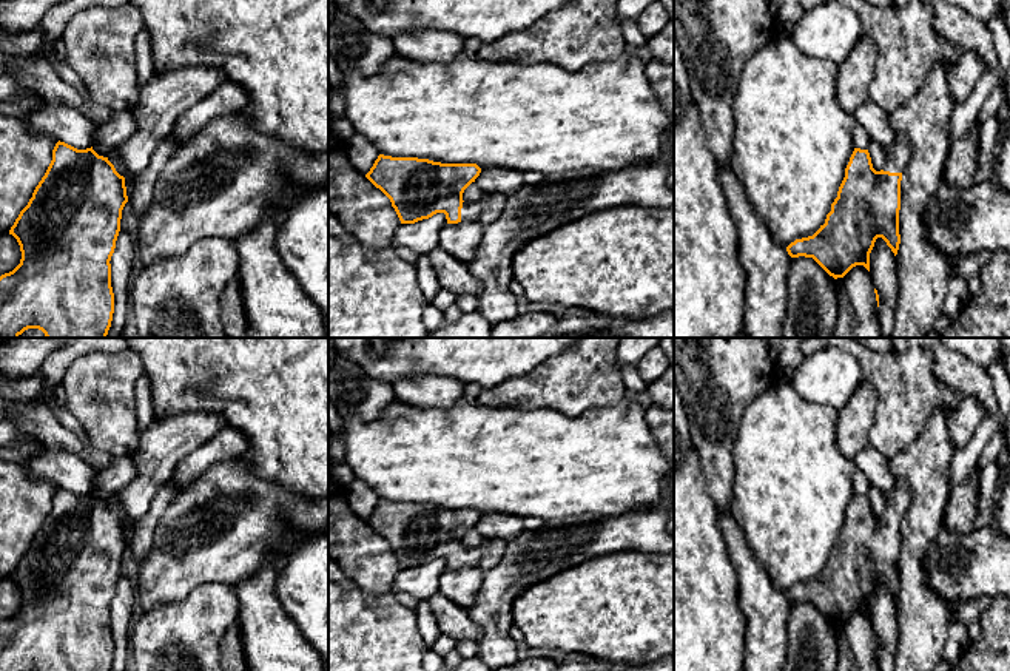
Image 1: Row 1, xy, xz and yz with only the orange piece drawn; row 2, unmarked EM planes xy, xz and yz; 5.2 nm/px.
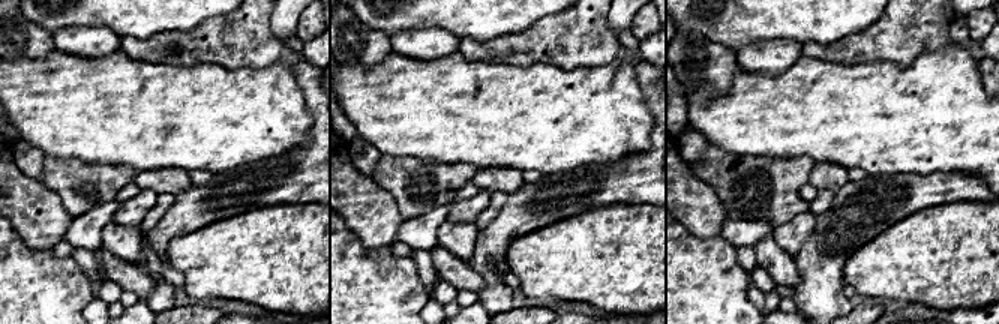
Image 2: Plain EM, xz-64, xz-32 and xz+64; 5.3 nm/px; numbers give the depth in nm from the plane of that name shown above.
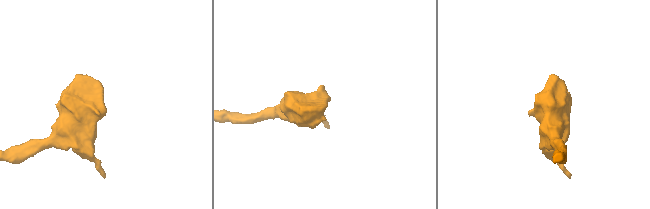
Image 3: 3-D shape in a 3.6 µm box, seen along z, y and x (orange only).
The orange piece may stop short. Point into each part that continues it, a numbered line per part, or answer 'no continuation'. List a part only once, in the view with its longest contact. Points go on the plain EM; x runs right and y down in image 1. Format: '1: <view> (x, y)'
1: xz (471, 556)

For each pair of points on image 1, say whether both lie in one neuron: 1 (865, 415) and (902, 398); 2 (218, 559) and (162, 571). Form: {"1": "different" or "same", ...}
{"1": "different", "2": "same"}

